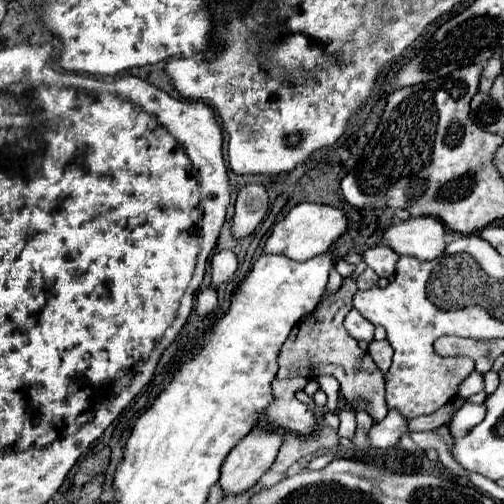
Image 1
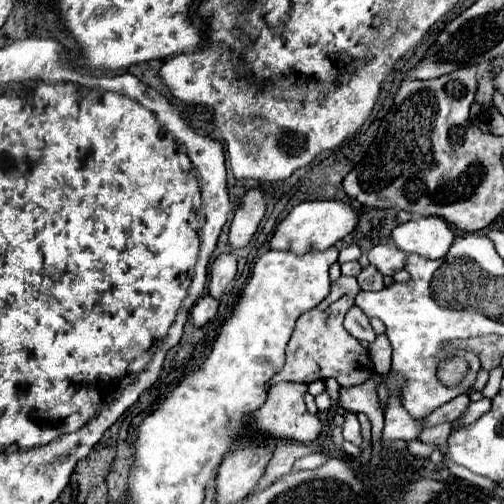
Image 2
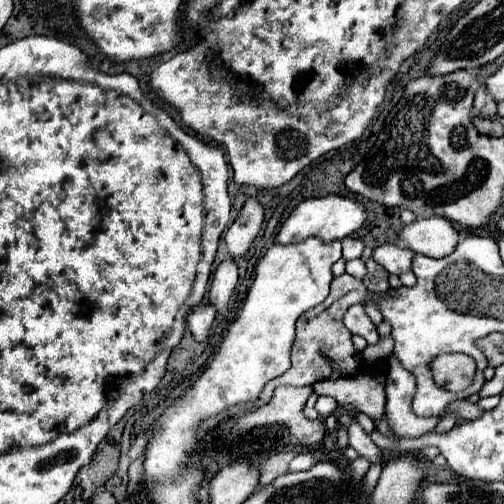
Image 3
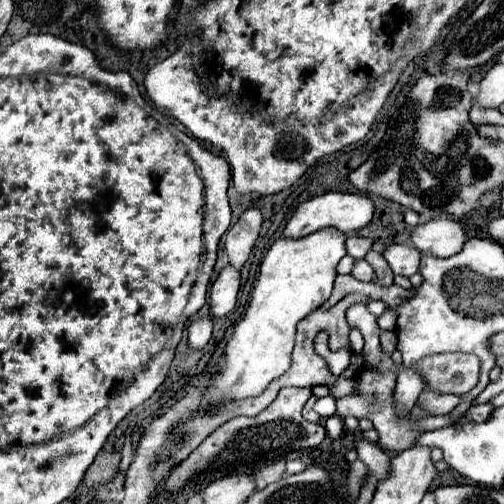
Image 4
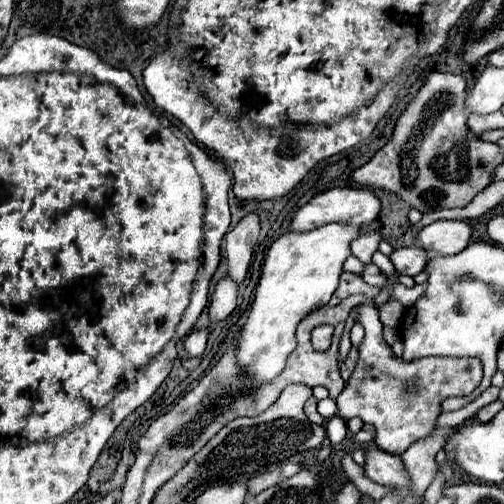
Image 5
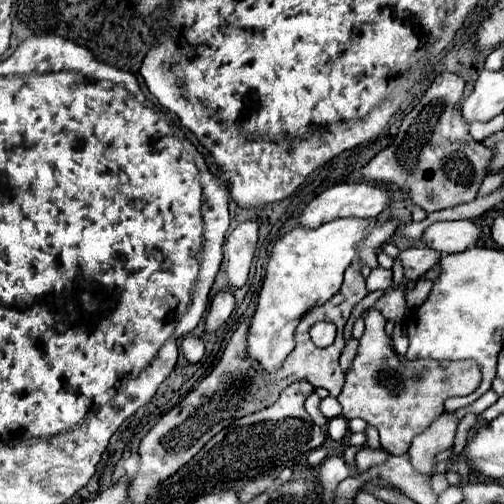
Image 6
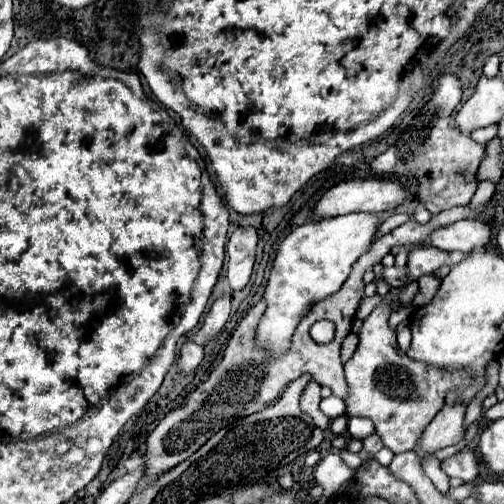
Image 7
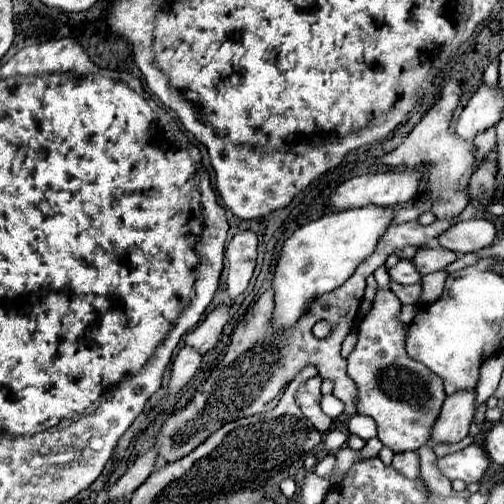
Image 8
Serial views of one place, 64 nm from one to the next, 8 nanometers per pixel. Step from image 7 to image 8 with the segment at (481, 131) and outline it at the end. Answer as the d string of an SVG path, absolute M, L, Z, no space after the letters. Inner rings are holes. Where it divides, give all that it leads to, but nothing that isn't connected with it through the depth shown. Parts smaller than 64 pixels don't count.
M492 126L492 128L488 128L488 130L480 132L480 134L476 134L474 144L476 144L476 150L478 150L476 162L480 164L480 162L482 162L482 158L484 158L484 156L494 148L494 146L496 146L496 128Z

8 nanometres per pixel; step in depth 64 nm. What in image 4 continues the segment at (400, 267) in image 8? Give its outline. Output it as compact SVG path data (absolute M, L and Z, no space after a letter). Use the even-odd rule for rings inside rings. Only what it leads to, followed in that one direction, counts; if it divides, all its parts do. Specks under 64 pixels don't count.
M354 260L354 266L352 266L352 272L350 272L354 278L358 280L366 280L370 282L374 278L374 272L372 272L372 266L366 262L366 260Z

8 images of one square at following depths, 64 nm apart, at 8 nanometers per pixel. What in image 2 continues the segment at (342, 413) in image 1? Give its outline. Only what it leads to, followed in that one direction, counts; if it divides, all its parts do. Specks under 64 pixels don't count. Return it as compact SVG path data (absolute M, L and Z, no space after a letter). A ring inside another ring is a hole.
M346 412L344 414L344 426L342 426L342 434L344 434L344 440L360 446L362 444L362 436L360 436L360 422L356 418L356 414L352 412Z

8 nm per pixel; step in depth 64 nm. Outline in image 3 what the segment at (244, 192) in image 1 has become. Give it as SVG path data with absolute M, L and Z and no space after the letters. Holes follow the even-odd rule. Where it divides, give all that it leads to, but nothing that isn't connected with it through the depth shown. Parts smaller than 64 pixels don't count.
M248 198L246 204L242 206L240 214L236 216L234 224L228 228L226 238L224 238L228 250L230 250L230 254L234 258L242 256L250 248L252 240L260 232L262 220L264 220L264 208L262 208L262 204L256 198Z

